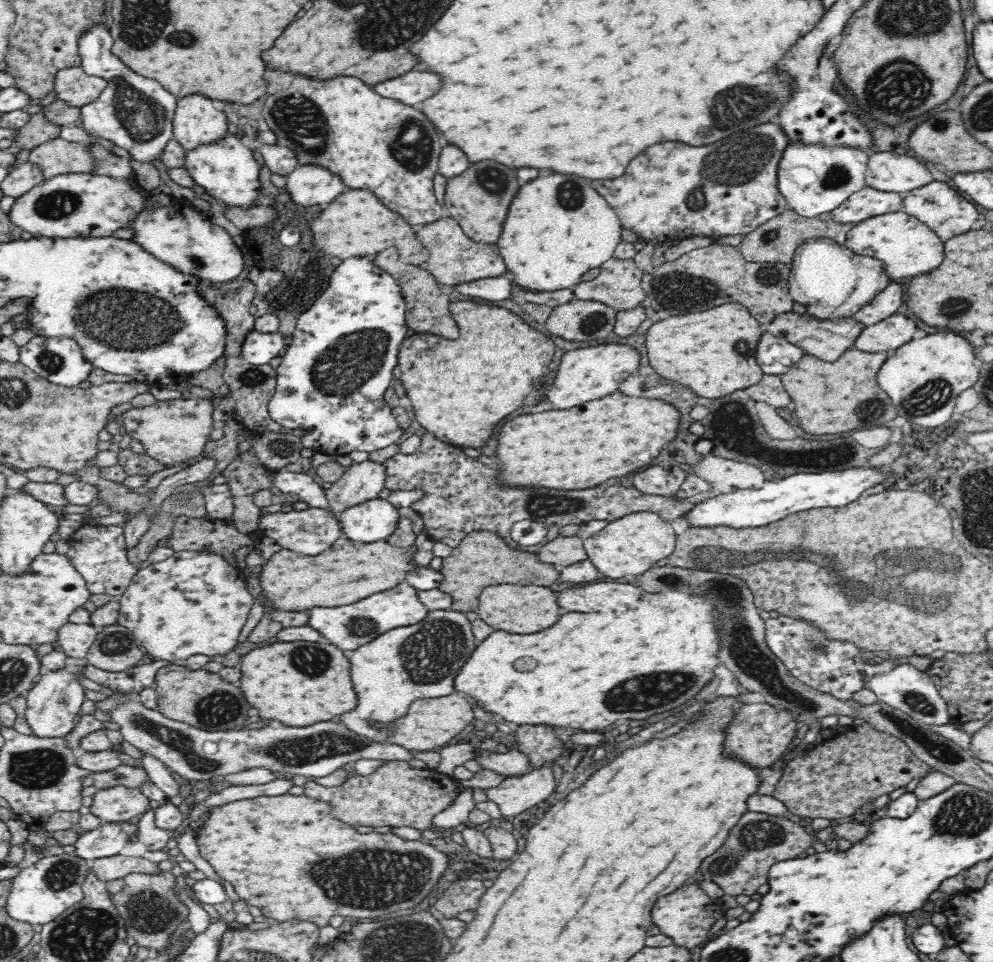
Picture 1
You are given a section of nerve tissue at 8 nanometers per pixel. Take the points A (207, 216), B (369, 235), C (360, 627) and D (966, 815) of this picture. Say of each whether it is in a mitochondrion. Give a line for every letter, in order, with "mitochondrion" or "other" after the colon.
A: other
B: other
C: mitochondrion
D: mitochondrion

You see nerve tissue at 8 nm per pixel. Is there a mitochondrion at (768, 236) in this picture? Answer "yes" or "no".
yes

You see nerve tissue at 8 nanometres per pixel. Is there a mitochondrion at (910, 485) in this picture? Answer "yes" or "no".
no

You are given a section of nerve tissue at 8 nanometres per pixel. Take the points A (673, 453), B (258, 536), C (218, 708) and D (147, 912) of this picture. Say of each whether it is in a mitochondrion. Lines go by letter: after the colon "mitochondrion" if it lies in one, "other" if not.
A: other
B: other
C: mitochondrion
D: mitochondrion

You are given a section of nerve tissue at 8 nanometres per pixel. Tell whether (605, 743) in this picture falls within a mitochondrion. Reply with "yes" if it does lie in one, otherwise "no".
no

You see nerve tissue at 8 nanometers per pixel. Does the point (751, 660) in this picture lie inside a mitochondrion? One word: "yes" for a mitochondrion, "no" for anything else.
yes

